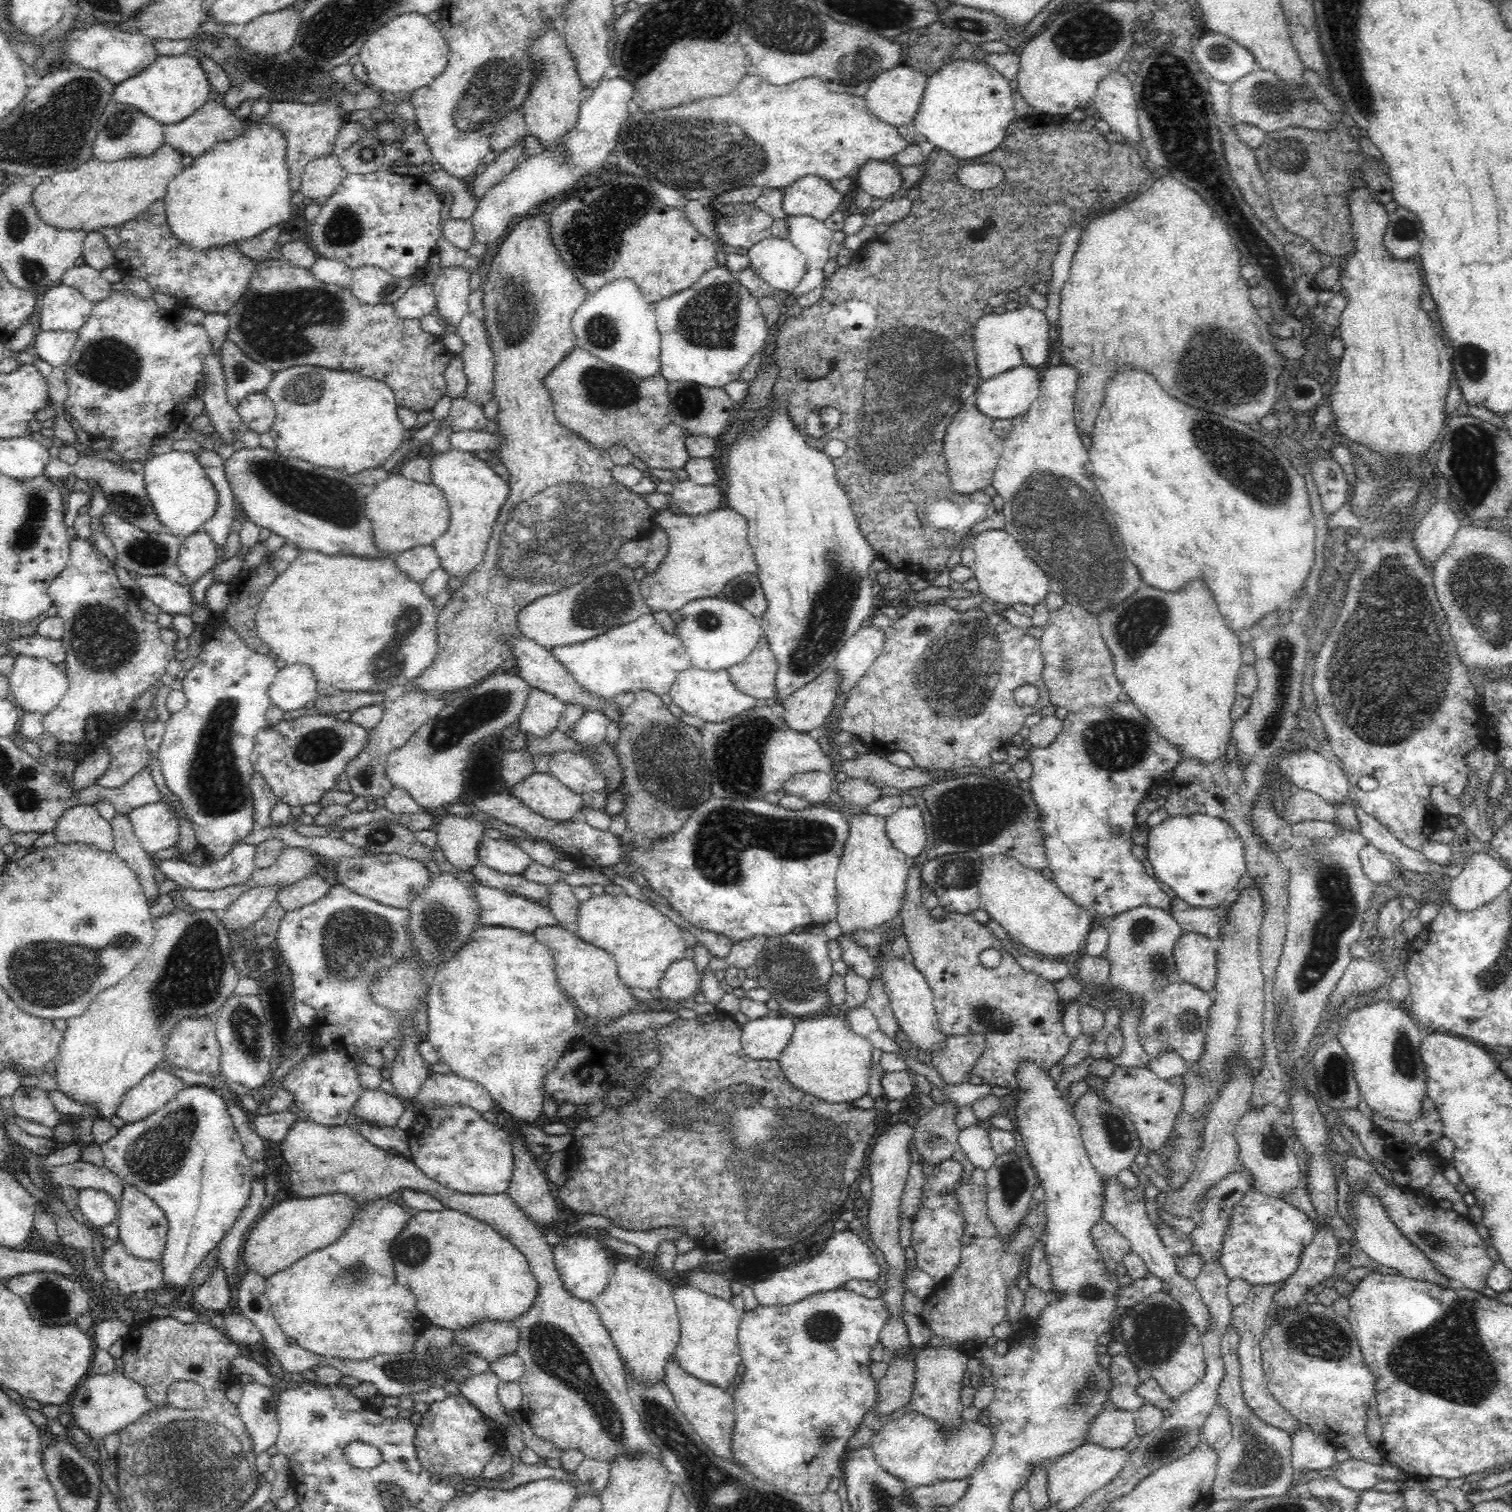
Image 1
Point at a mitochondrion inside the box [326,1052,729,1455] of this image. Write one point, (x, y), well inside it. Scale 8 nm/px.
(557, 1354)

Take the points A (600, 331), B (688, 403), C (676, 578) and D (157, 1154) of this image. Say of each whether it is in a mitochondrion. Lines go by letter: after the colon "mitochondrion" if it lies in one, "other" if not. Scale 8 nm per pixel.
A: mitochondrion
B: mitochondrion
C: other
D: mitochondrion

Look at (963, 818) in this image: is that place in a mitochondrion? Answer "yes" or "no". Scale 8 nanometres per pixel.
yes

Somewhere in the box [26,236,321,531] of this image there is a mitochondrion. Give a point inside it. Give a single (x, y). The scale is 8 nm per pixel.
(109, 361)

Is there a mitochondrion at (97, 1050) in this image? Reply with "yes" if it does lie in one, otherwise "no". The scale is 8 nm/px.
no

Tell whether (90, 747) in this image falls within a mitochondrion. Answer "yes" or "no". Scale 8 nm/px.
no

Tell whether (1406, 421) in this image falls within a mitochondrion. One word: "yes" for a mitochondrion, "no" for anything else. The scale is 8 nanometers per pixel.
no

